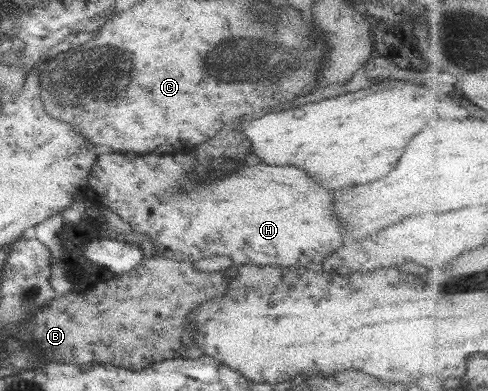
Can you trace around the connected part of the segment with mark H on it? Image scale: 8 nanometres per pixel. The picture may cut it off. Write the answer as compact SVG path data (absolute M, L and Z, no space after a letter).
M104 153L96 159L90 175L88 175L87 193L93 203L103 208L109 217L113 220L118 216L124 223L128 223L132 233L140 233L146 239L150 239L154 243L155 253L159 253L166 259L174 259L174 261L198 261L210 255L224 255L228 257L234 265L246 265L254 263L254 265L280 265L280 267L288 267L288 265L308 265L308 263L322 263L326 257L330 257L330 253L334 253L340 245L342 245L342 229L340 223L336 221L336 217L332 217L330 211L330 201L328 201L328 191L320 189L310 177L304 175L304 171L294 169L294 167L270 167L270 165L250 165L250 167L242 167L232 171L226 177L218 177L212 179L210 185L202 183L202 181L192 181L188 171L196 165L194 157L190 155L134 155L134 153Z

